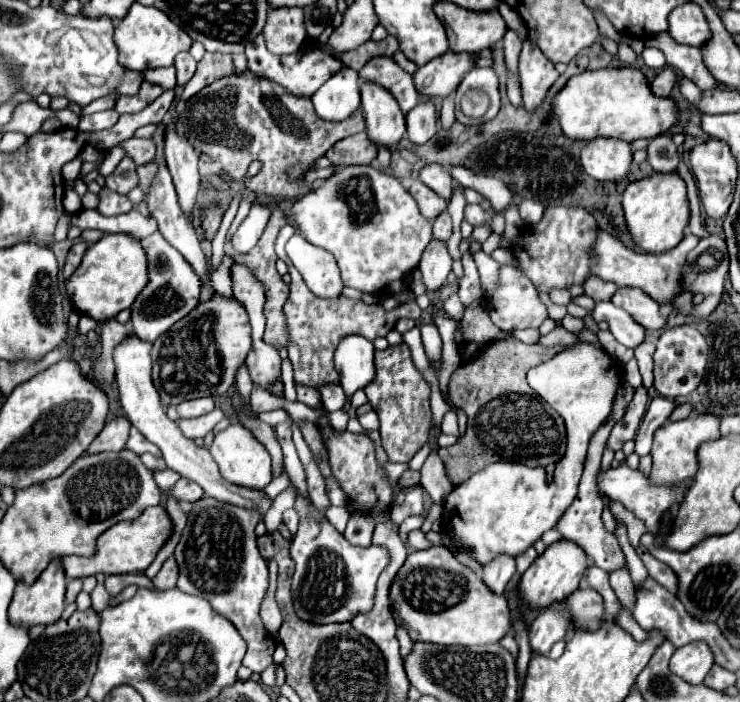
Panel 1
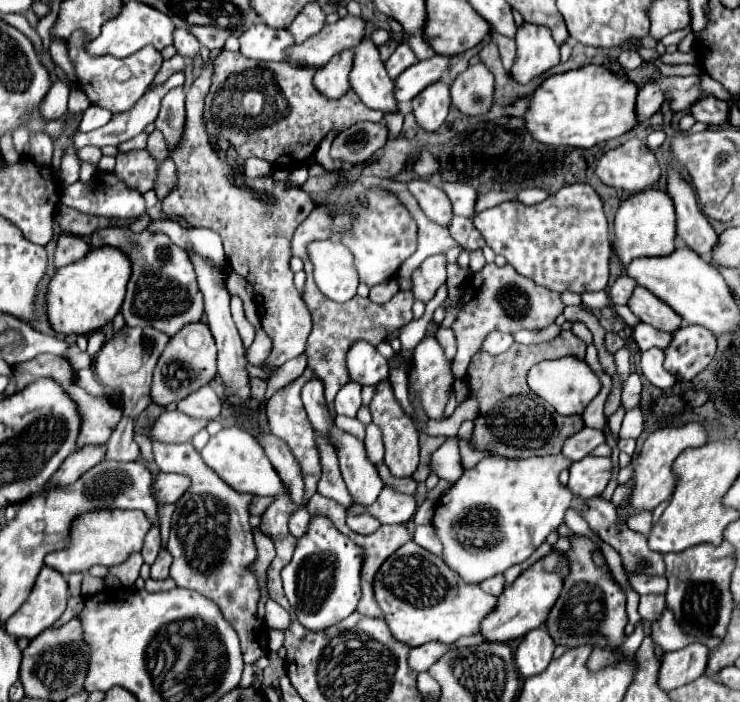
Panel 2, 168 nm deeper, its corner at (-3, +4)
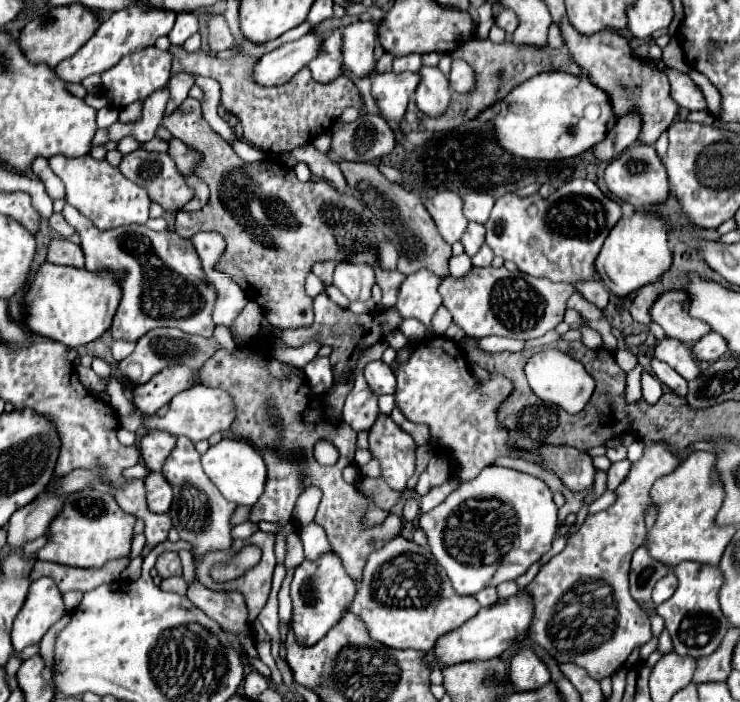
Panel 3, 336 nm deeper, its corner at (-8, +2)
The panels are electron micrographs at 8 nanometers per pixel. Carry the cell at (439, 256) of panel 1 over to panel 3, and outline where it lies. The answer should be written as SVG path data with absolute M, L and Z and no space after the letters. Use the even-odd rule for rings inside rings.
M420 269L408 275L400 285L398 301L394 305L400 317L402 319L416 317L428 327L428 331L432 331L430 319L436 313L436 309L442 305L438 285L440 285L440 279L432 271Z

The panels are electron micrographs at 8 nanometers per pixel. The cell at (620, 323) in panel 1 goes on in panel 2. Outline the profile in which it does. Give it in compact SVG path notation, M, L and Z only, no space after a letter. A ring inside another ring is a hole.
M637 323L631 327L631 333L633 333L633 339L637 341L637 345L641 347L641 351L647 351L651 347L659 347L659 349L665 349L671 341L671 333L665 333L665 331L659 331L647 323Z

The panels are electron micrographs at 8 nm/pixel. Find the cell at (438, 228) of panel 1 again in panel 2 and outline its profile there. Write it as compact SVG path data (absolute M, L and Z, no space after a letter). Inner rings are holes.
M453 217L451 225L449 225L449 233L467 251L475 251L475 249L483 249L485 247L483 235L475 229L473 221L467 219L467 217Z

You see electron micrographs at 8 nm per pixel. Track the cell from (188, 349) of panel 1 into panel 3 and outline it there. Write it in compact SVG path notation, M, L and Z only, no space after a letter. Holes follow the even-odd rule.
M168 367L154 375L148 383L134 387L134 405L144 415L154 415L174 395L194 385L194 373L188 367Z

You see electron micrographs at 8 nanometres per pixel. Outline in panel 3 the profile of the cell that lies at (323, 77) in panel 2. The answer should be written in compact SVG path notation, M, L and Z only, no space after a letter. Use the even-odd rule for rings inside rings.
M330 29L320 43L318 55L308 63L312 77L320 83L328 83L332 79L336 79L340 75L340 67L342 67L342 51L340 51L340 43L342 43L342 33L340 29Z

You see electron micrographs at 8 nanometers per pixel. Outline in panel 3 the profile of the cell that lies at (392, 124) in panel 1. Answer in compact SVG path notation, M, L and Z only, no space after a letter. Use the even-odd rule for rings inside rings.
M354 21L342 27L342 55L344 65L356 75L374 77L374 47L376 47L376 25L370 21Z

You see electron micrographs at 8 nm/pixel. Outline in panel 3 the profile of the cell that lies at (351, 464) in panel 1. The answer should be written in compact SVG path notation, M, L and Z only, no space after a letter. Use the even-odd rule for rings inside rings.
M314 357L306 367L304 373L308 377L310 387L316 393L326 393L334 385L334 375L332 375L332 365L328 357Z

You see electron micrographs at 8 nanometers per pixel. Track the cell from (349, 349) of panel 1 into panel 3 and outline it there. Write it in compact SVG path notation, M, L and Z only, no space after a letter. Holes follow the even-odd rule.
M382 361L368 363L364 369L364 377L368 381L368 387L376 395L388 395L388 393L396 391L396 377L394 377L390 365L386 365Z

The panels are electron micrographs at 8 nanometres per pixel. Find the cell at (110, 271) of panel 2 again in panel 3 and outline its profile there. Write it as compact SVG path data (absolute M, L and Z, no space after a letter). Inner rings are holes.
M44 261L24 295L24 323L32 335L64 343L68 349L78 349L110 329L118 303L120 283L110 273L88 273L86 269Z

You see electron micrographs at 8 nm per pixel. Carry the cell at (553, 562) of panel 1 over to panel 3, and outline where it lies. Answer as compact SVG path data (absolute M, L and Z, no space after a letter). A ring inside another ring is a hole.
M522 591L516 593L514 597L508 597L504 601L498 601L490 607L484 607L478 611L478 615L474 615L472 619L468 619L468 623L464 623L464 627L458 627L456 631L448 631L448 635L442 635L436 643L436 647L432 647L432 651L424 653L424 661L426 665L444 669L456 663L466 663L466 661L488 661L498 657L500 653L504 653L510 645L524 641L530 621L532 621L532 597Z

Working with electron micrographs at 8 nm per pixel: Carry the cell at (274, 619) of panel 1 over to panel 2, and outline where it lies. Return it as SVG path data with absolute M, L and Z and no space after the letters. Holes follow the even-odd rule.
M255 529L255 545L259 551L259 559L255 563L255 573L259 575L259 587L261 587L261 601L259 601L259 615L265 615L265 603L269 601L267 593L267 569L275 557L275 547L273 541L263 535L259 529Z

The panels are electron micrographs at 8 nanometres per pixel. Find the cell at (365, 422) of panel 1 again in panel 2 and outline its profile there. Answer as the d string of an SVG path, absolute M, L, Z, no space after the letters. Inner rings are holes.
M369 423L365 427L367 435L365 435L365 447L367 447L367 457L373 465L383 463L383 439L379 433L379 427L375 423Z

